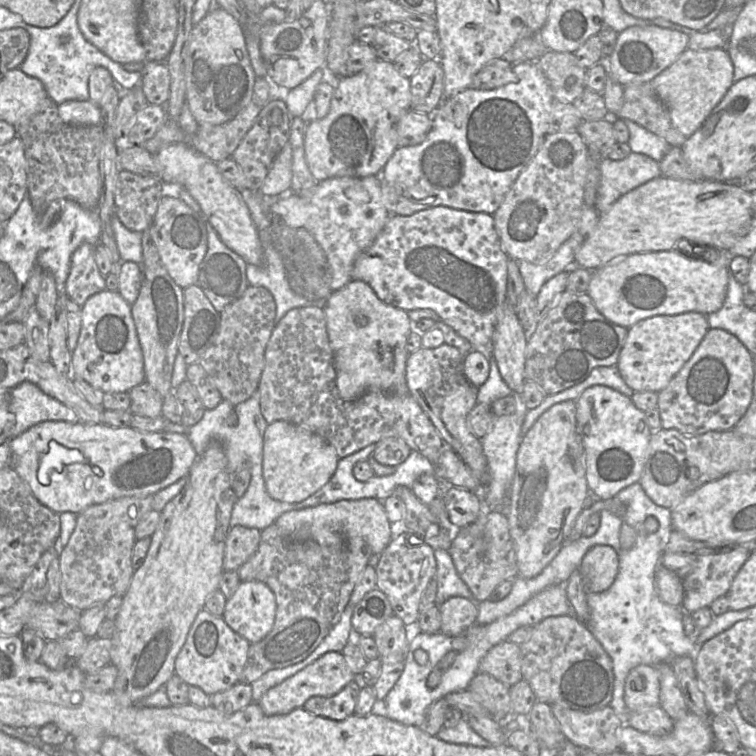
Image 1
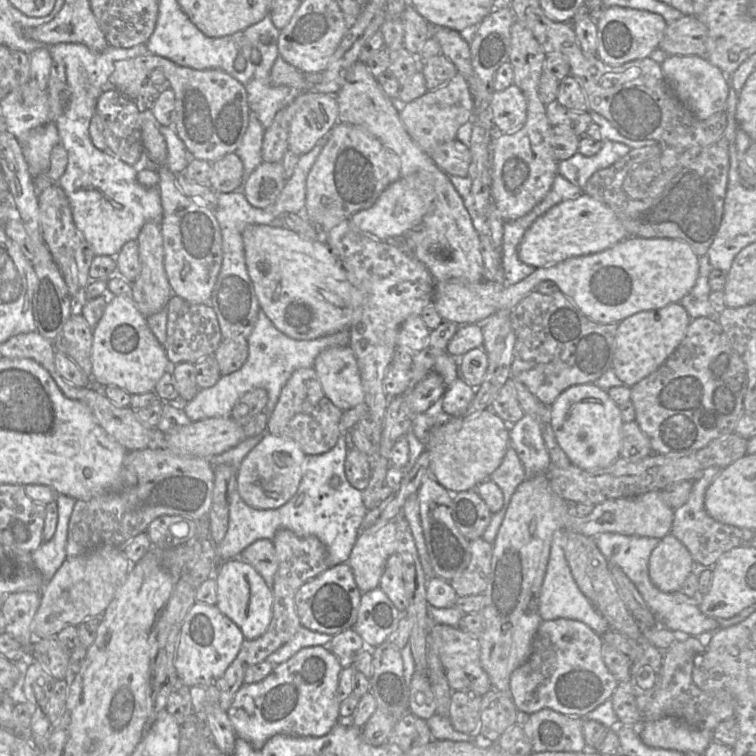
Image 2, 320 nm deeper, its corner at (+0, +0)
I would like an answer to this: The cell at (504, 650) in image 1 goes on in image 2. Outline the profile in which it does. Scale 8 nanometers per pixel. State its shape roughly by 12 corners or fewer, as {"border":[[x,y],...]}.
{"border":[[433,624],[430,646],[452,691],[492,689],[478,638]]}

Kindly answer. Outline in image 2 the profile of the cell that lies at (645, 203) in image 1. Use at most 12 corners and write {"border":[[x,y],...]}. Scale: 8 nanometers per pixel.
{"border":[[582,194],[539,216],[518,257],[541,268],[628,236],[609,206]]}

